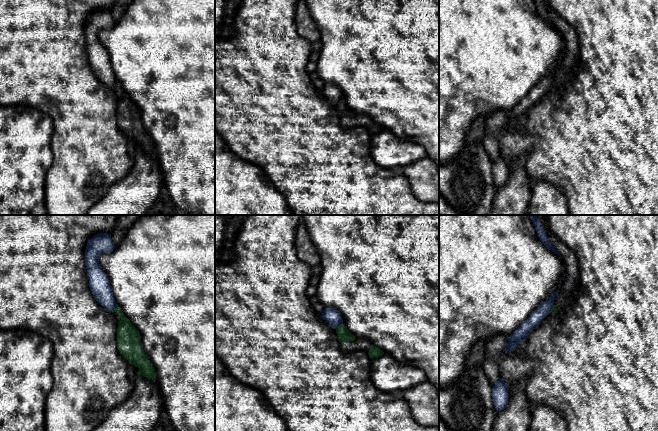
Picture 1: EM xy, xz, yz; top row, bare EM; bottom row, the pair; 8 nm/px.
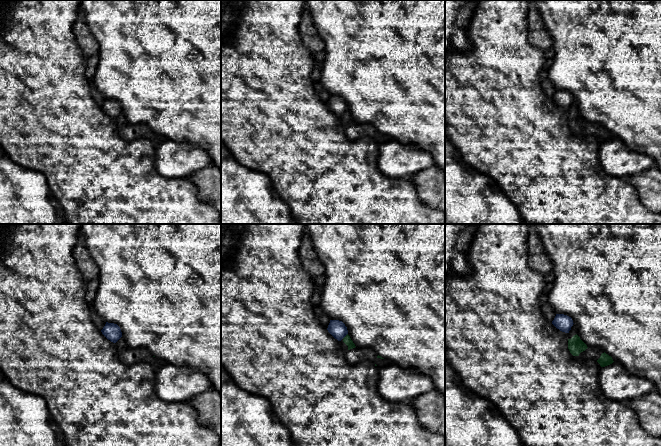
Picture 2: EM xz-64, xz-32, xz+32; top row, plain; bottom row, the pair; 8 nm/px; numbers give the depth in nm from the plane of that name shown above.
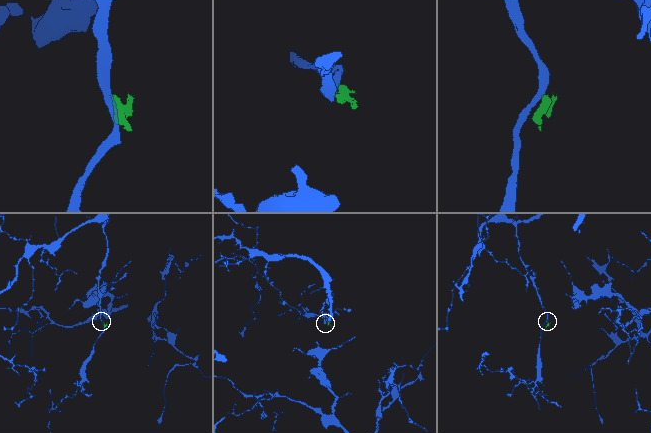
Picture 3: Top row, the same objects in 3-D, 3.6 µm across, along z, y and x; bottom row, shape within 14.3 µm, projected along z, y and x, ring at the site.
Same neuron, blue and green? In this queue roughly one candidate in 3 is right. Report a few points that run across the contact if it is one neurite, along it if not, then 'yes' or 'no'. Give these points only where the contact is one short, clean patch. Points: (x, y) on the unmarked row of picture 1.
line xy (116, 80), (113, 87); no

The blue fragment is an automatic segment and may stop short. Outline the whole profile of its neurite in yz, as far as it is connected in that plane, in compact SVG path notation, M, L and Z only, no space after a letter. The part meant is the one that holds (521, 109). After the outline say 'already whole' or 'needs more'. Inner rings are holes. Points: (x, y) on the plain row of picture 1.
M558 67L552 69L550 73L542 78L532 90L511 110L508 120L505 124L505 130L516 125L528 113L529 109L536 105L541 97L551 88L554 76L558 71Z; already whole

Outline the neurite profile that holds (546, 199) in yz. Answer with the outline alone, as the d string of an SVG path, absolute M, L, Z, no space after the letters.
M537 182L531 192L529 215L568 215L567 200L562 190L547 182Z

